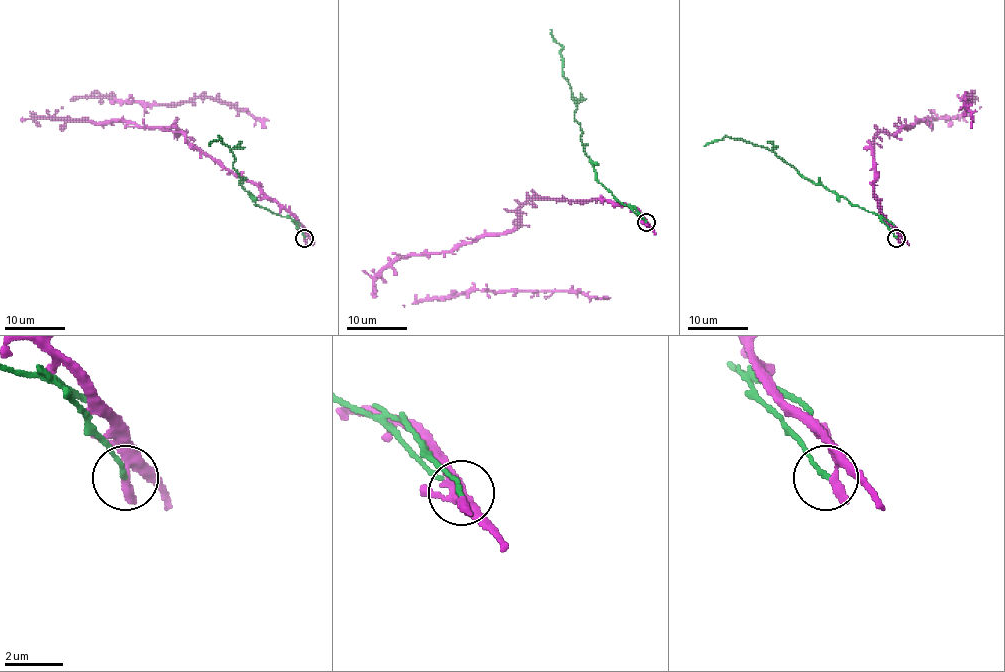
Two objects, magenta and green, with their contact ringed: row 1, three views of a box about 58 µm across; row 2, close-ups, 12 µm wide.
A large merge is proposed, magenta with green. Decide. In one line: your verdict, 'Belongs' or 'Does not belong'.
Does not belong

